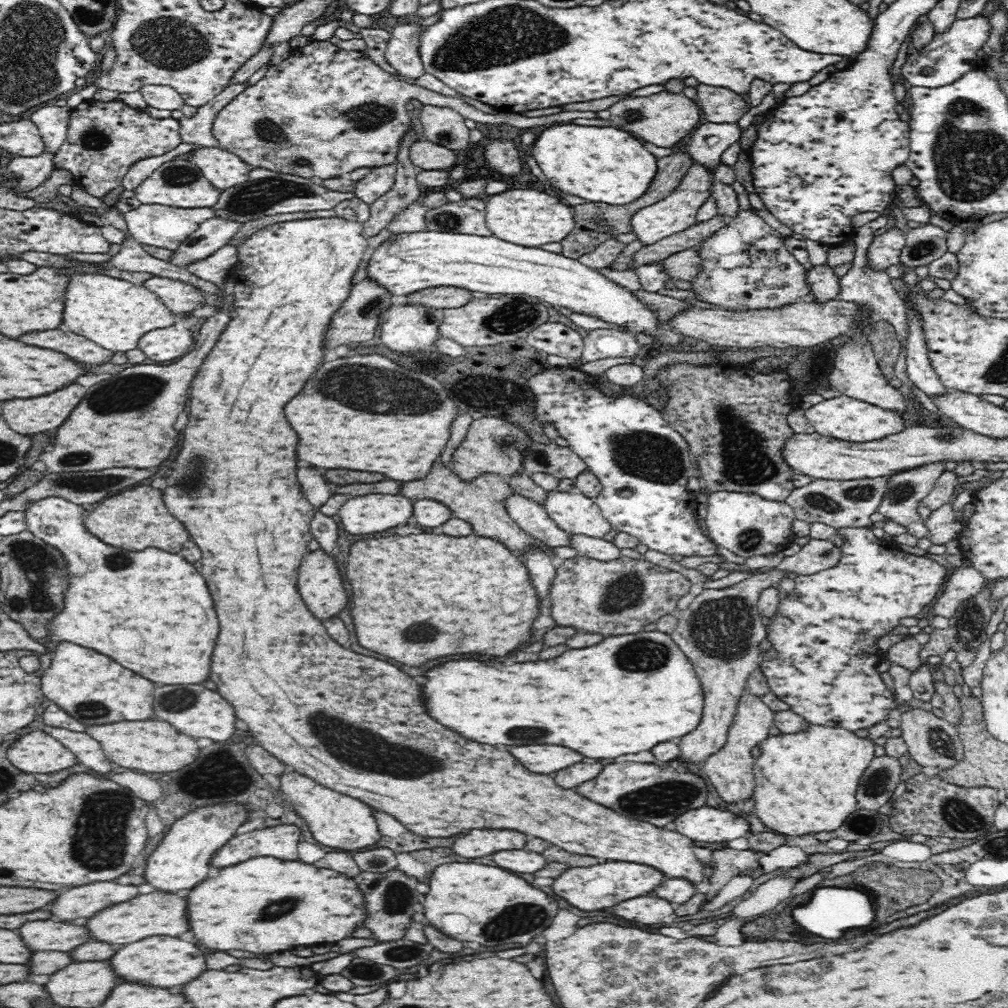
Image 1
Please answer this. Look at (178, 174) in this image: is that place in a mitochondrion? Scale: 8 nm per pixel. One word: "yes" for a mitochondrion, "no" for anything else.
yes

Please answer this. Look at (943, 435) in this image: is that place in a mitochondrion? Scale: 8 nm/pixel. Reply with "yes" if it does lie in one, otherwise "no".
yes

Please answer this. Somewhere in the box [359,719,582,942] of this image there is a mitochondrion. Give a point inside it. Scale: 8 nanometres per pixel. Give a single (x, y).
(397, 897)

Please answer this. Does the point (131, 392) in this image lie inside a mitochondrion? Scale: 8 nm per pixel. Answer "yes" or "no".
yes

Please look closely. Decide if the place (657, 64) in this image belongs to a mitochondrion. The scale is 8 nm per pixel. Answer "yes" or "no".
no

